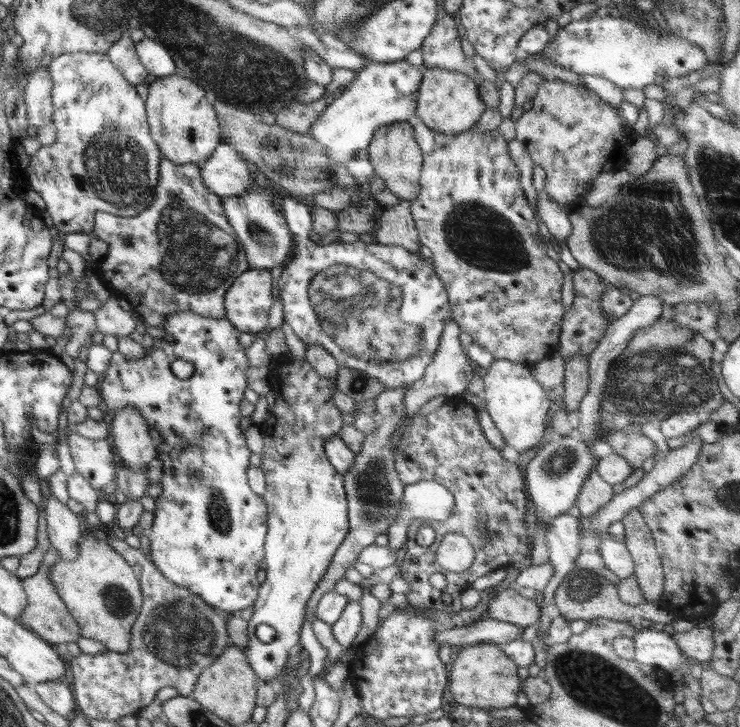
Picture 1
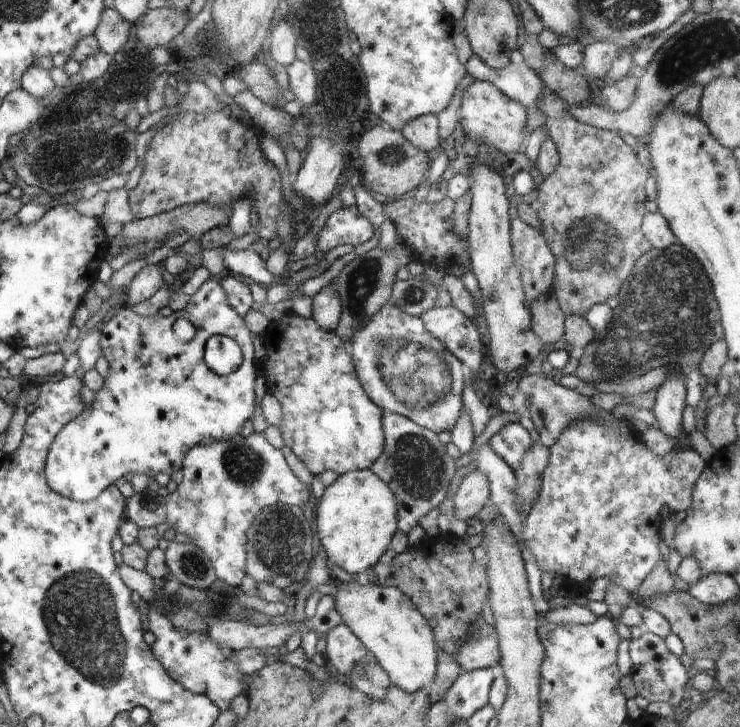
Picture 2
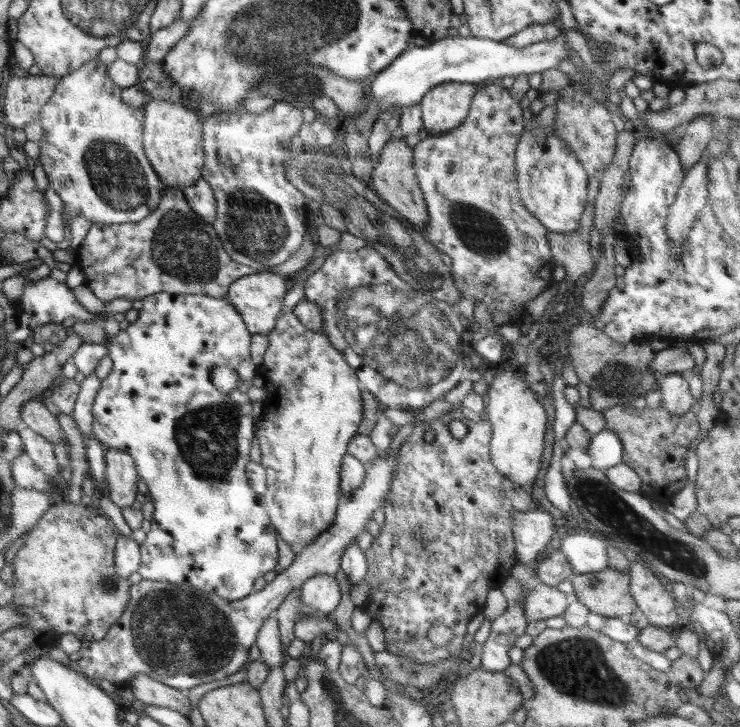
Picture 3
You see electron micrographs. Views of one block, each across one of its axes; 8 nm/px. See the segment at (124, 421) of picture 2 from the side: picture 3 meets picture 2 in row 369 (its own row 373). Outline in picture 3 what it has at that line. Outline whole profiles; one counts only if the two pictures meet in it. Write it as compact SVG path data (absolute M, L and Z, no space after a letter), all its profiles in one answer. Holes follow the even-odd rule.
M168 292L156 293L147 296L143 300L142 309L139 310L138 319L130 322L125 330L121 330L114 339L107 341L108 354L112 358L114 366L110 374L101 381L97 396L93 401L93 433L106 450L124 450L131 455L136 463L138 476L144 480L155 507L154 516L151 519L152 528L146 533L146 539L139 544L141 559L138 574L149 581L168 581L173 584L187 583L190 588L200 589L204 593L216 594L225 601L239 601L252 593L254 581L266 572L274 570L278 564L278 543L276 542L276 530L269 520L267 509L263 504L261 495L256 494L246 476L246 465L251 461L249 451L252 440L255 438L256 420L251 415L251 401L247 391L253 386L255 377L255 363L250 352L252 335L248 332L246 324L240 312L234 305L223 298L214 298L206 294L170 294ZM216 366L231 366L238 374L241 382L238 382L236 390L225 394L210 383L210 374Z

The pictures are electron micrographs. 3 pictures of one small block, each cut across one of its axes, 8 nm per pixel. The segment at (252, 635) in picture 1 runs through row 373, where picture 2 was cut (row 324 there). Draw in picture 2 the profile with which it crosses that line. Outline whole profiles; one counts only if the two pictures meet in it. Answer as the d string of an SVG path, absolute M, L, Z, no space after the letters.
M293 312L270 322L260 341L266 391L281 405L282 421L279 427L285 446L292 450L313 477L325 471L344 475L349 471L370 469L385 448L384 413L370 400L358 381L349 354L350 343L346 344L334 331L321 330L312 318L304 319Z

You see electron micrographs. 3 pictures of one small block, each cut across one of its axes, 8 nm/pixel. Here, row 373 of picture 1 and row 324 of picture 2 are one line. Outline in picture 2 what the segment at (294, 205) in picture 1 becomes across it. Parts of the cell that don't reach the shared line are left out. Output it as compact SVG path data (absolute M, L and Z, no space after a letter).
M389 302L384 305L375 316L372 316L369 319L369 322L361 330L358 330L353 334L353 336L349 339L349 343L351 346L349 354L351 355L351 360L354 364L358 381L363 387L363 390L366 392L366 395L381 409L383 413L398 413L399 415L404 415L418 427L430 430L436 435L441 432L451 432L455 428L455 425L458 423L461 413L463 412L464 404L462 394L466 382L467 369L463 364L459 364L446 353L446 346L441 343L436 336L431 335L427 331L424 327L423 321L421 320L421 316L411 316L410 314L404 312L403 309L400 309Z

